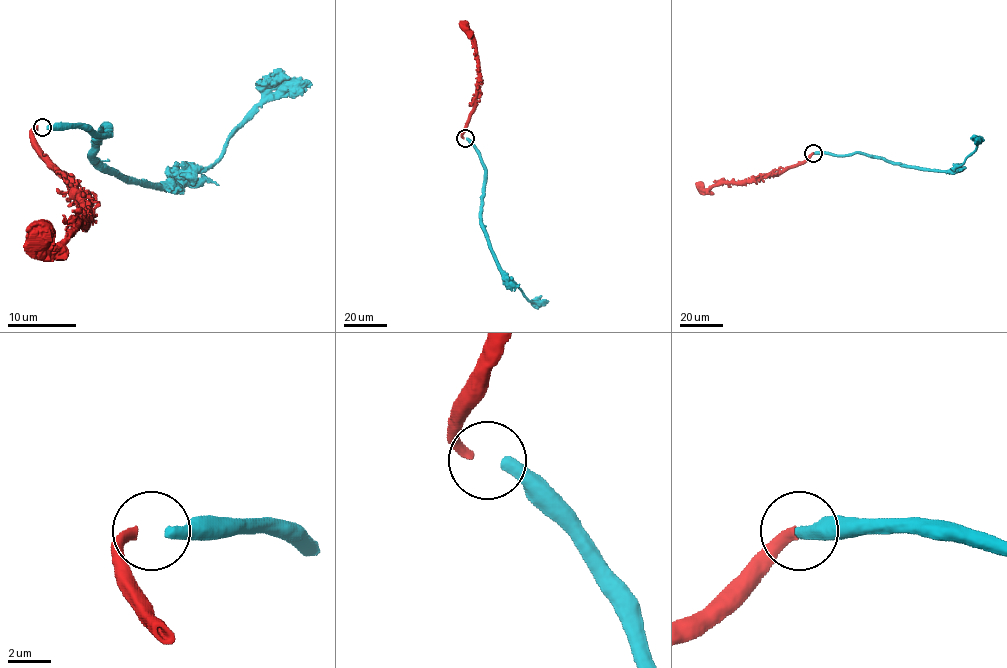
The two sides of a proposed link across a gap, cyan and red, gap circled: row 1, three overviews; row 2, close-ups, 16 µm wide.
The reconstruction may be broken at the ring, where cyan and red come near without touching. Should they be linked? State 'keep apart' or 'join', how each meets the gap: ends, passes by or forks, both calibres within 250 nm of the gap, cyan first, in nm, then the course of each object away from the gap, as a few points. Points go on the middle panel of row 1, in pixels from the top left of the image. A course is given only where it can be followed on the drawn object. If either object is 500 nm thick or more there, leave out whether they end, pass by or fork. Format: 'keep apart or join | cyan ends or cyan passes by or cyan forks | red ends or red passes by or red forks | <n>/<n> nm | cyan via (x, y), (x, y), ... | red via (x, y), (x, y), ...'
join | 500/440 nm | cyan via (466, 138), (484, 167), (481, 221), (500, 271), (529, 300), (548, 301) | red via (463, 138), (462, 131), (476, 101), (478, 65), (474, 37), (460, 21)

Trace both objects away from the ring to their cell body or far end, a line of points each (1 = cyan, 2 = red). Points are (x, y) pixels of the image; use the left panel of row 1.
1: (46, 127), (103, 127), (95, 159), (103, 168), (179, 183), (208, 168), (267, 101), (312, 83)
2: (38, 127), (33, 132), (34, 146), (77, 192), (83, 201), (84, 221), (57, 244), (45, 244), (26, 228)

